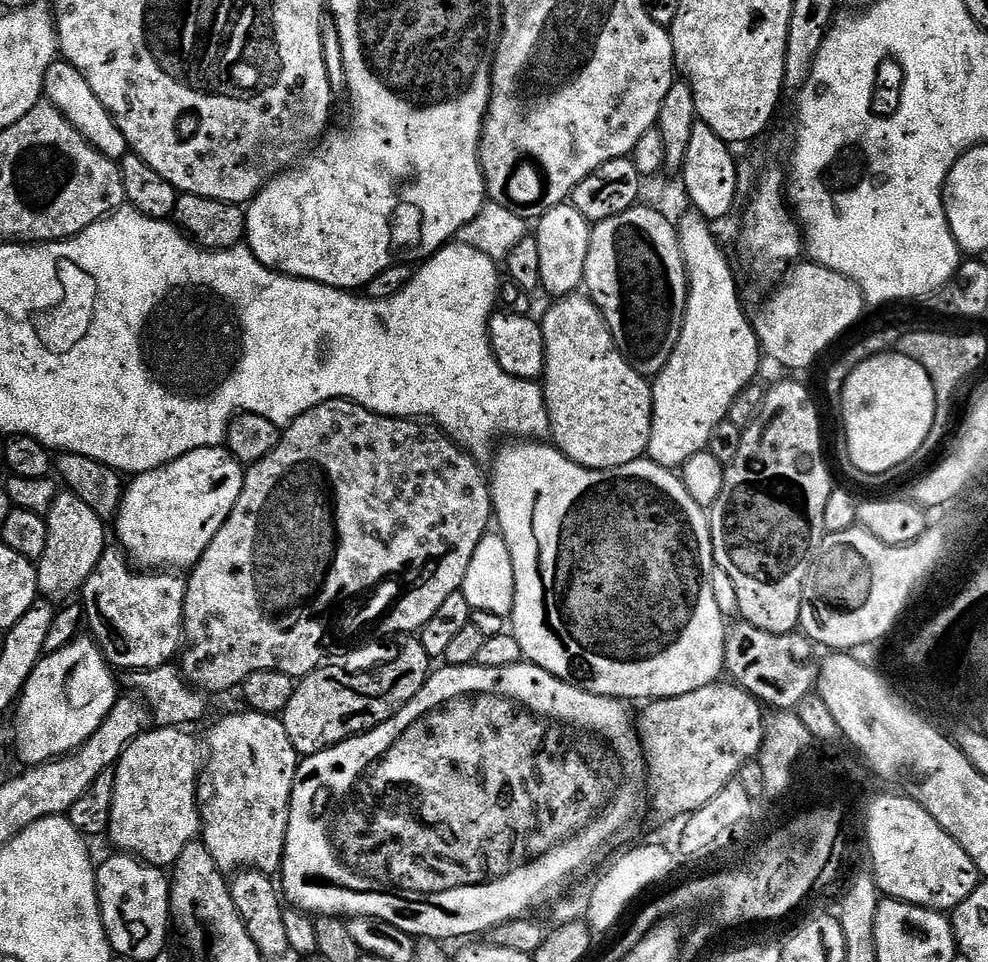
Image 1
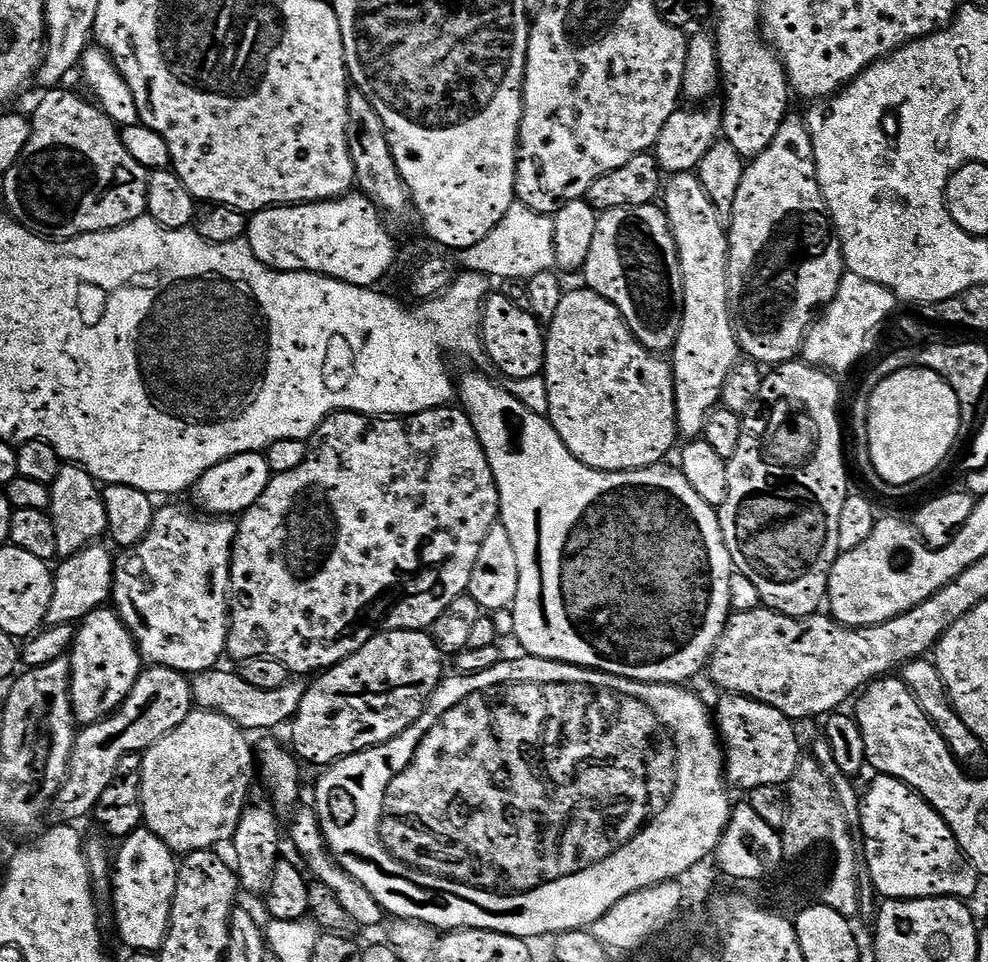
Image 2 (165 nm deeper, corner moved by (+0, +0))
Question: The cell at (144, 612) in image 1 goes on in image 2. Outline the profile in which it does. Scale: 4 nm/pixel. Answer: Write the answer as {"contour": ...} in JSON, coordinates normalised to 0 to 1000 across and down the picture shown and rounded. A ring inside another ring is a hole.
{"contour":[[[162,528],[157,529],[152,549],[149,554],[134,570],[124,571],[116,579],[113,588],[113,607],[111,628],[115,633],[130,658],[138,666],[139,675],[151,691],[161,692],[163,694],[174,694],[177,699],[187,701],[197,701],[199,699],[209,699],[213,694],[218,694],[224,689],[223,681],[226,683],[229,678],[229,668],[231,666],[231,643],[232,635],[227,632],[227,620],[229,624],[229,608],[233,603],[233,581],[235,579],[235,560],[239,557],[239,545],[231,538],[212,538],[206,534],[199,534],[197,531],[189,532],[186,528]]]}

